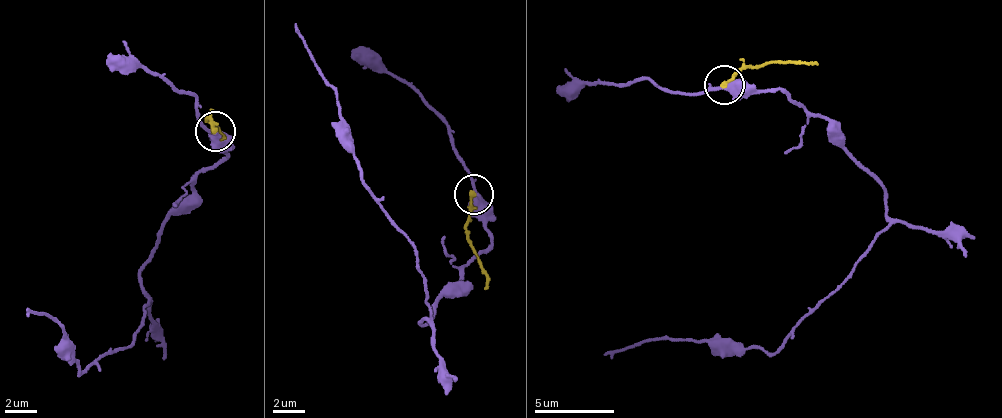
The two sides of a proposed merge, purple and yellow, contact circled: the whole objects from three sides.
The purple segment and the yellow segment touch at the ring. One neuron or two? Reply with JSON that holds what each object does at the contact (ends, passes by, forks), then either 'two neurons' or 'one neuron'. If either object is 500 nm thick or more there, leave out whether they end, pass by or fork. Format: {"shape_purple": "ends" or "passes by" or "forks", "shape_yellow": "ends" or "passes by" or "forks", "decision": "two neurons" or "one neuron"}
{"shape_purple": "passes by", "shape_yellow": "ends", "decision": "two neurons"}

